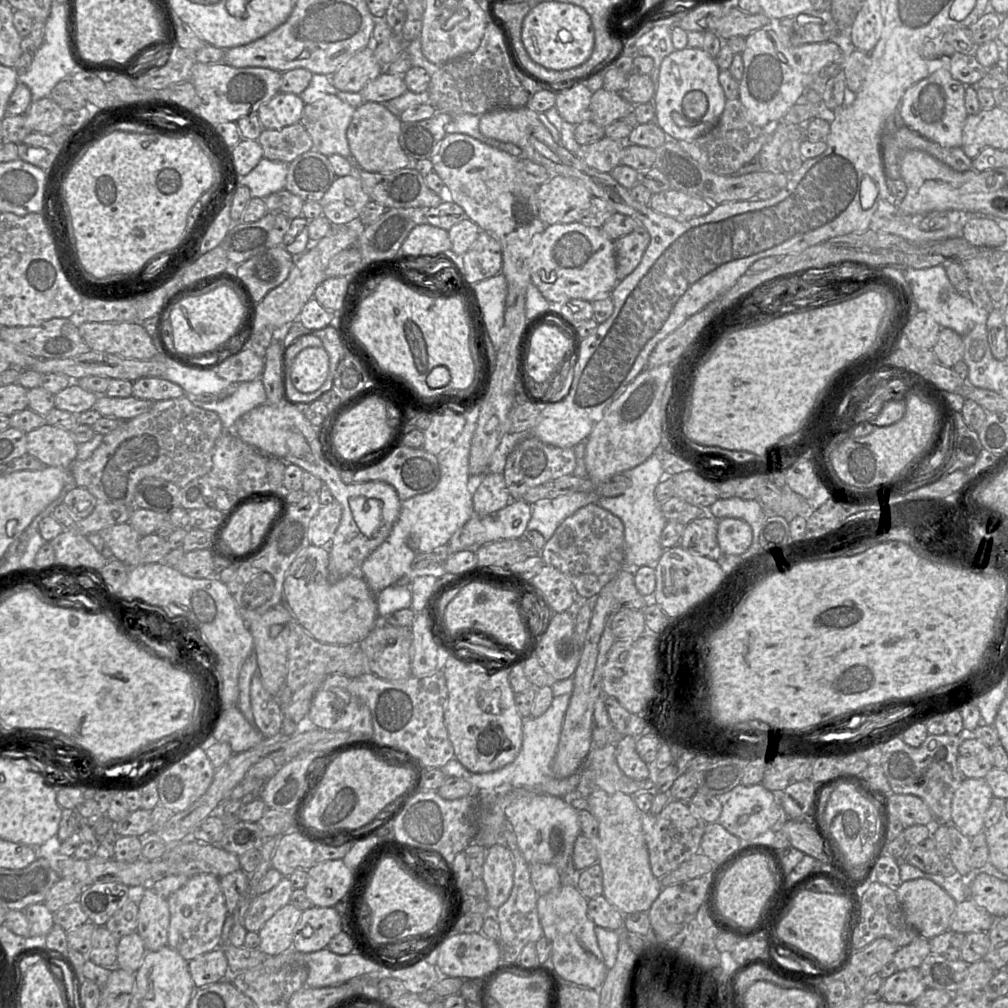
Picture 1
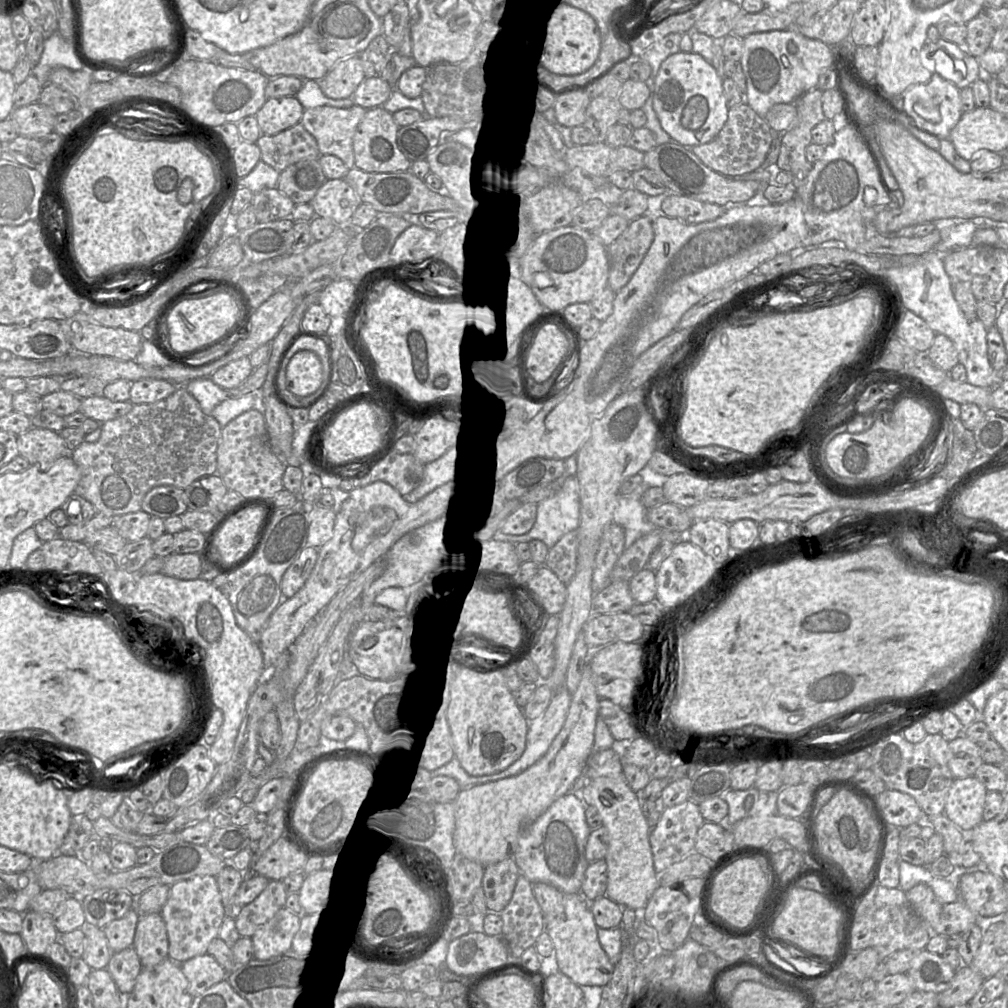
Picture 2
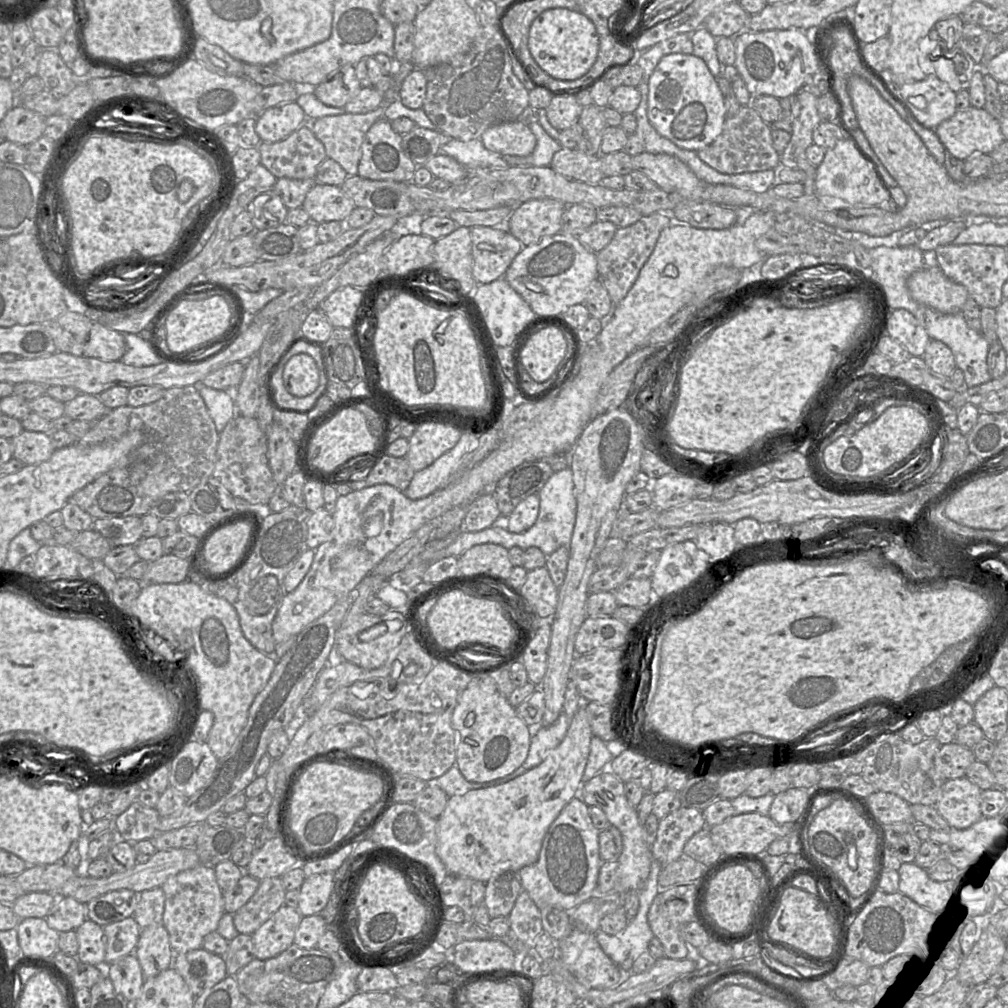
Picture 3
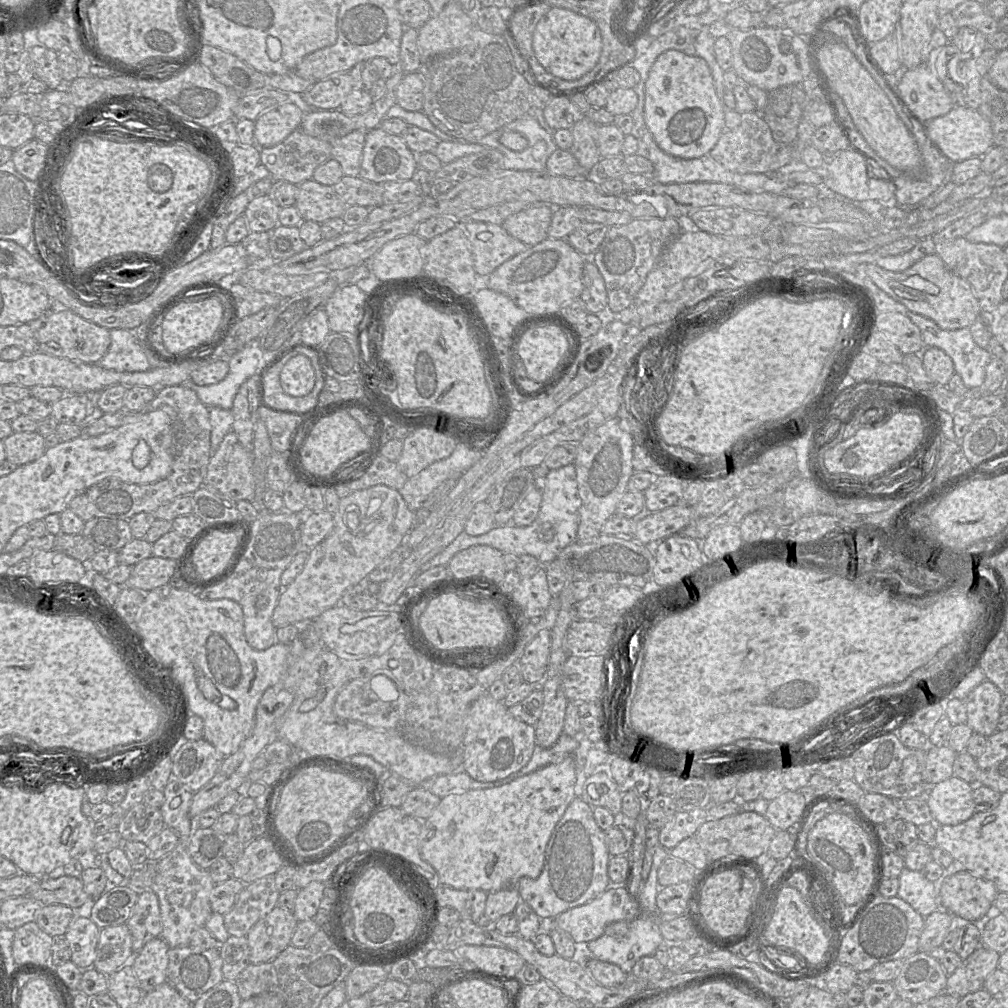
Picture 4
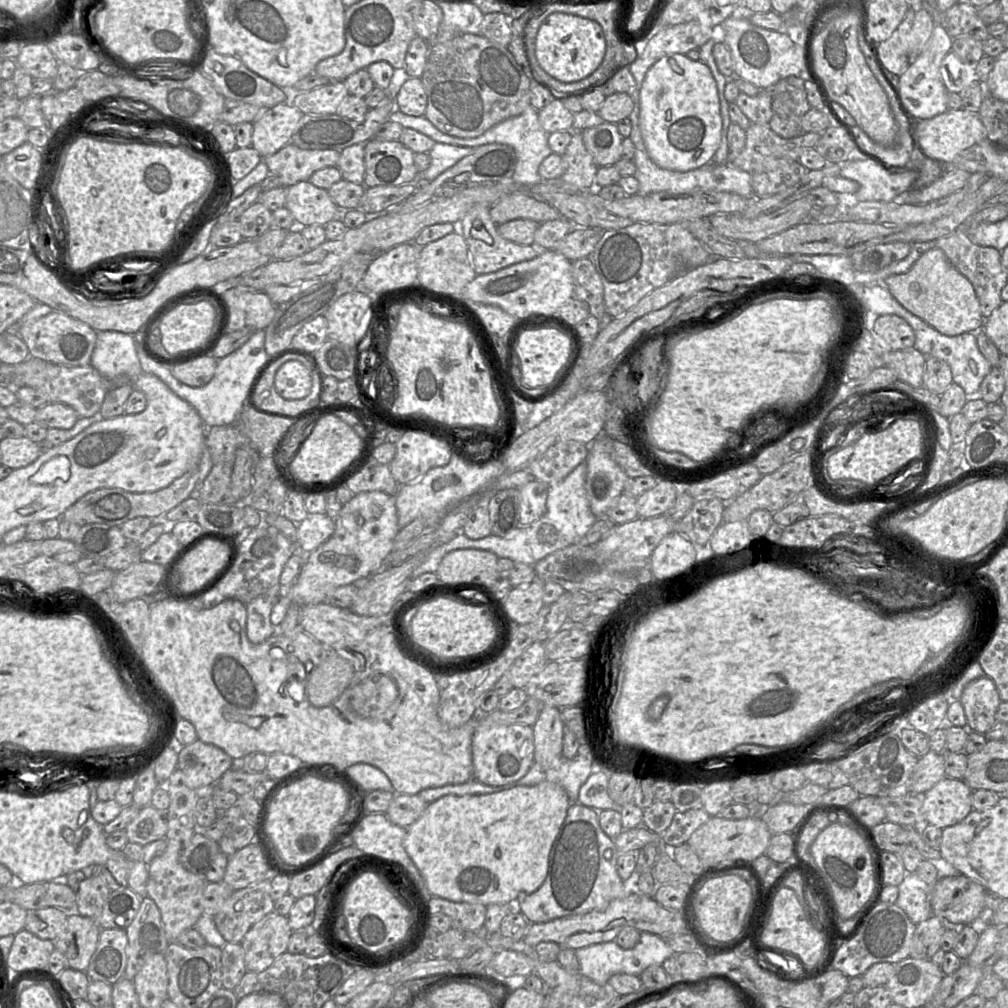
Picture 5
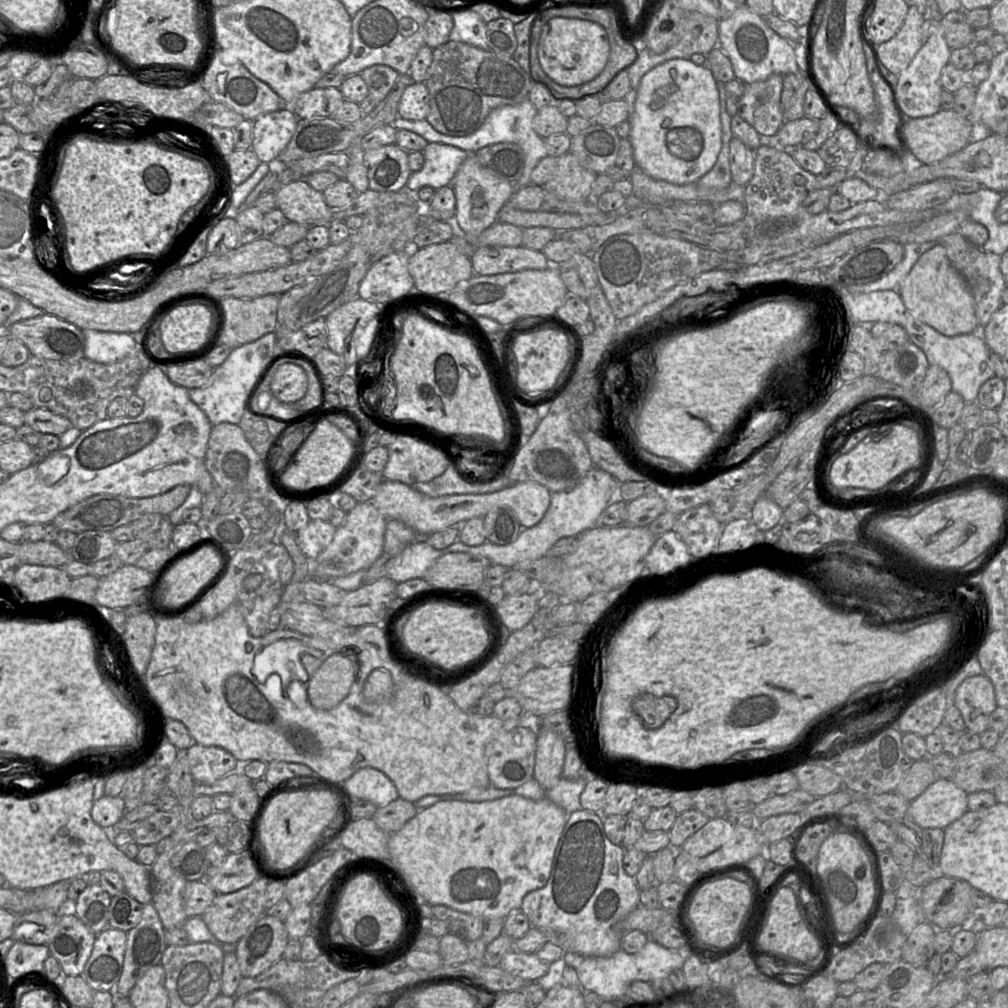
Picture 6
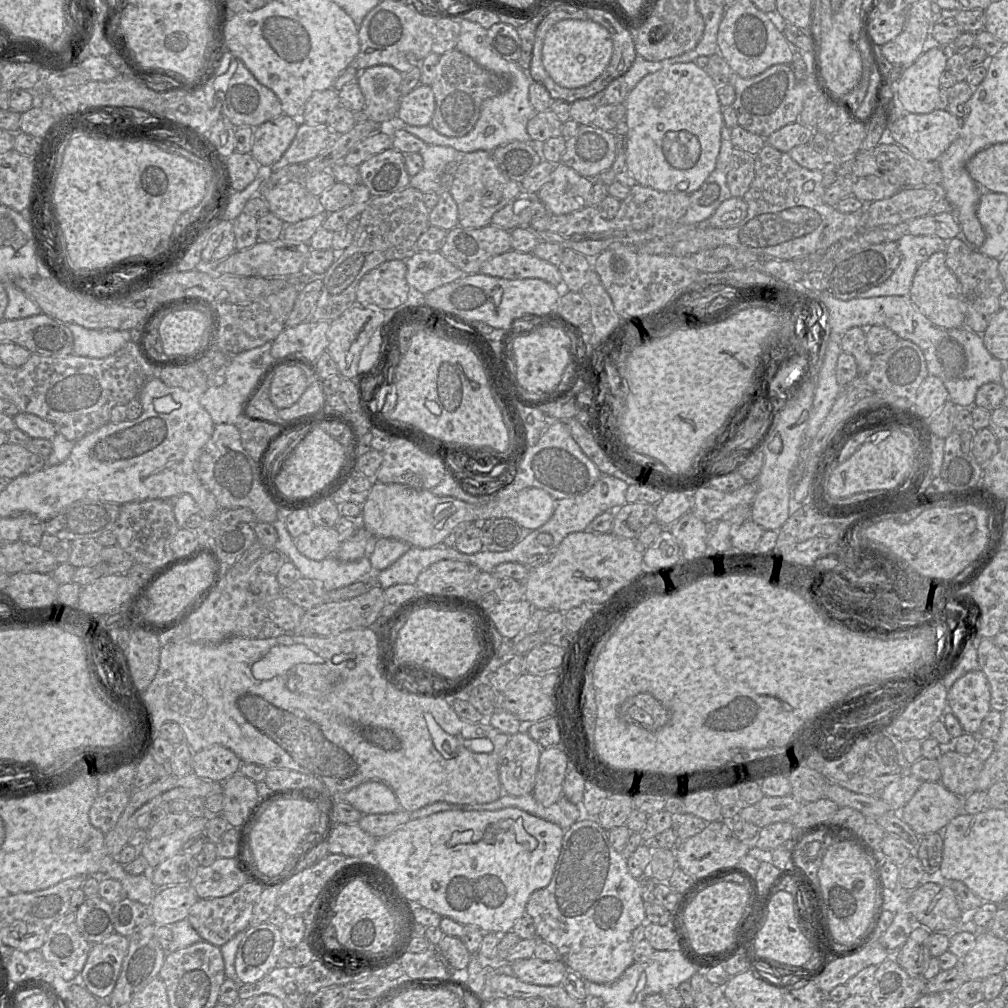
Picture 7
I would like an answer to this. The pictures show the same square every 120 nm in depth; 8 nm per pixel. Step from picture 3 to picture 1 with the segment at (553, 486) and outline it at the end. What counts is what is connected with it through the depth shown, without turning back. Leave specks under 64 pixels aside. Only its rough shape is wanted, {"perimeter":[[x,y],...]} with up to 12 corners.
{"perimeter":[[572,493],[532,505],[527,531],[547,542],[579,509],[598,494]]}

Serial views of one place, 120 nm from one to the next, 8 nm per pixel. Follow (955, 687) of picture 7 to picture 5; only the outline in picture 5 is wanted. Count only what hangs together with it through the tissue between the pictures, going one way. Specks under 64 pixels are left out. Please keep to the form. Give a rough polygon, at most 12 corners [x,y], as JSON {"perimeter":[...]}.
{"perimeter":[[986,675],[958,697],[967,729],[985,734],[1001,702]]}

